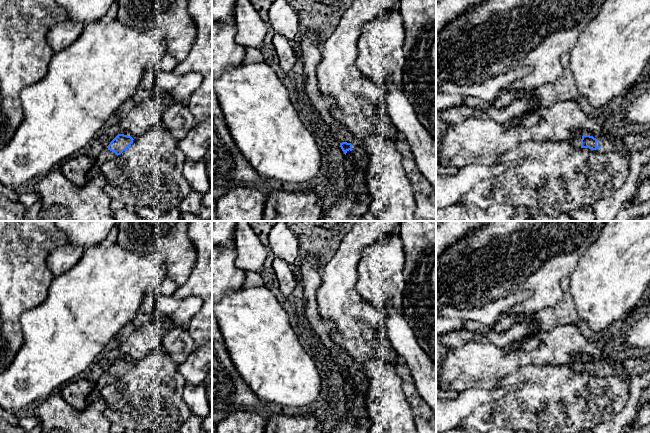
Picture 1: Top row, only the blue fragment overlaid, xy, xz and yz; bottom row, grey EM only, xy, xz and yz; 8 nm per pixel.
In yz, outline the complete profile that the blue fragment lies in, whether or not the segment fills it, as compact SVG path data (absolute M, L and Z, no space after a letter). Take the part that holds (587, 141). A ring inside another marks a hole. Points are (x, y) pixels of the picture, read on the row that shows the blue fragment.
M574 133L570 139L566 140L566 142L578 148L589 148L591 150L599 148L596 138L590 135L582 135L580 133Z

